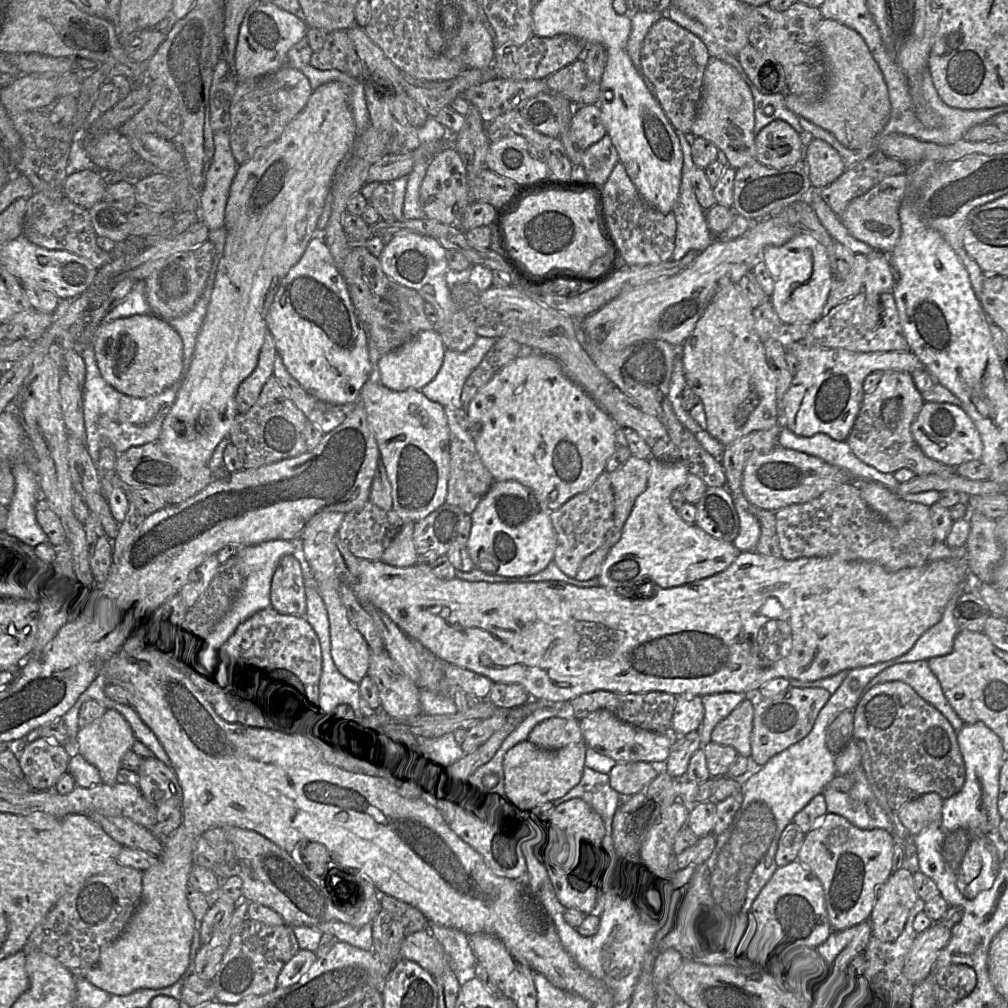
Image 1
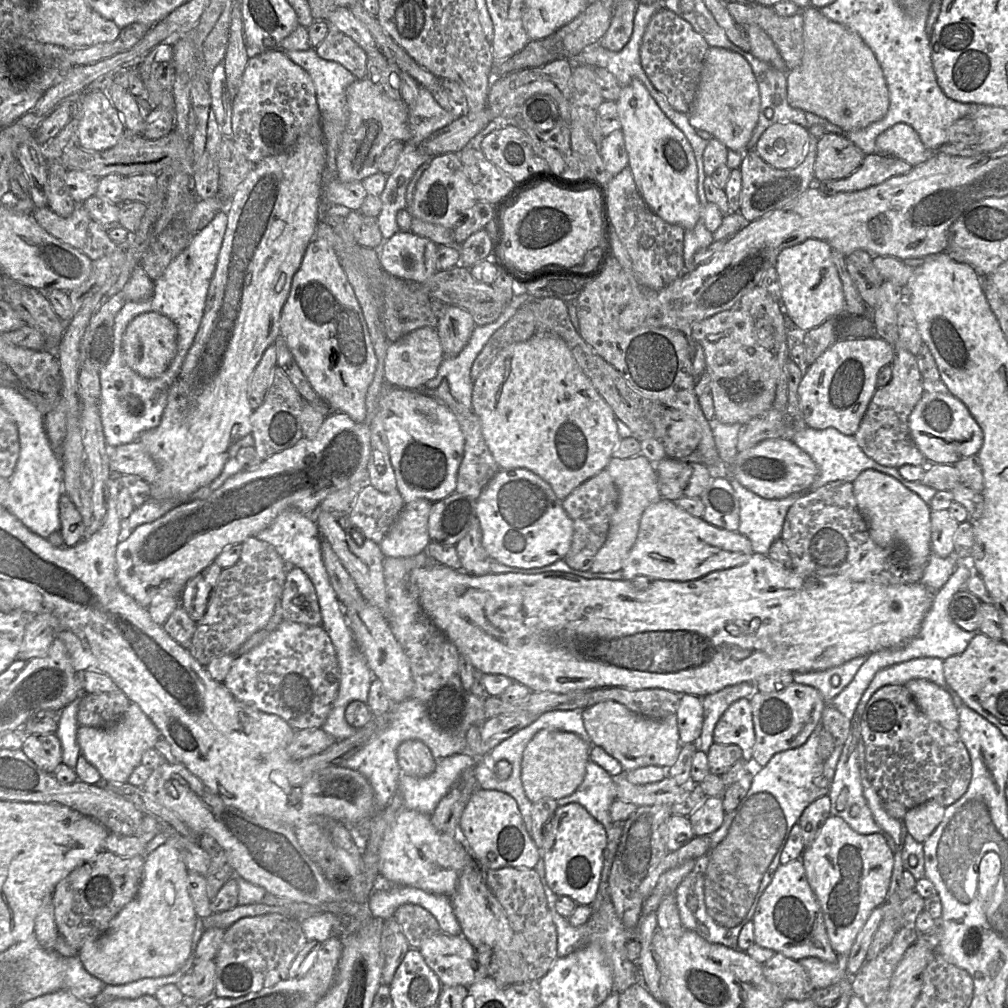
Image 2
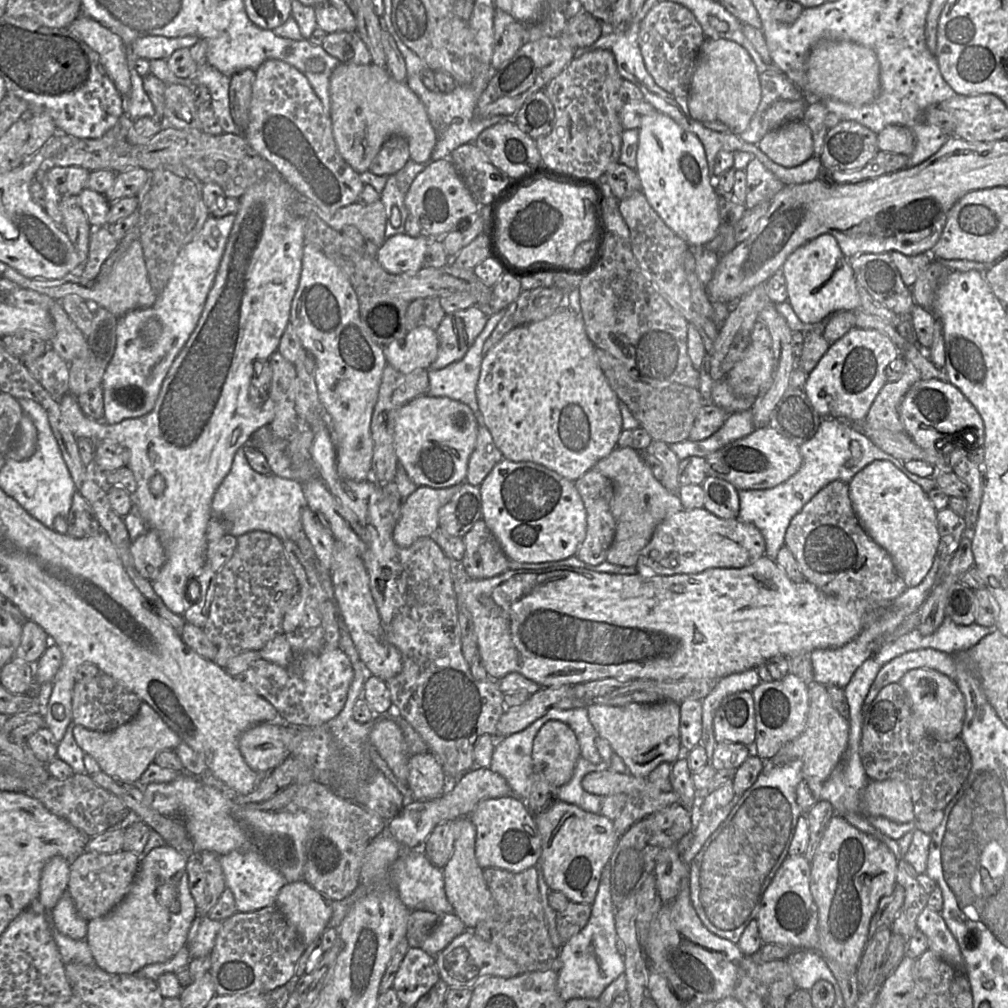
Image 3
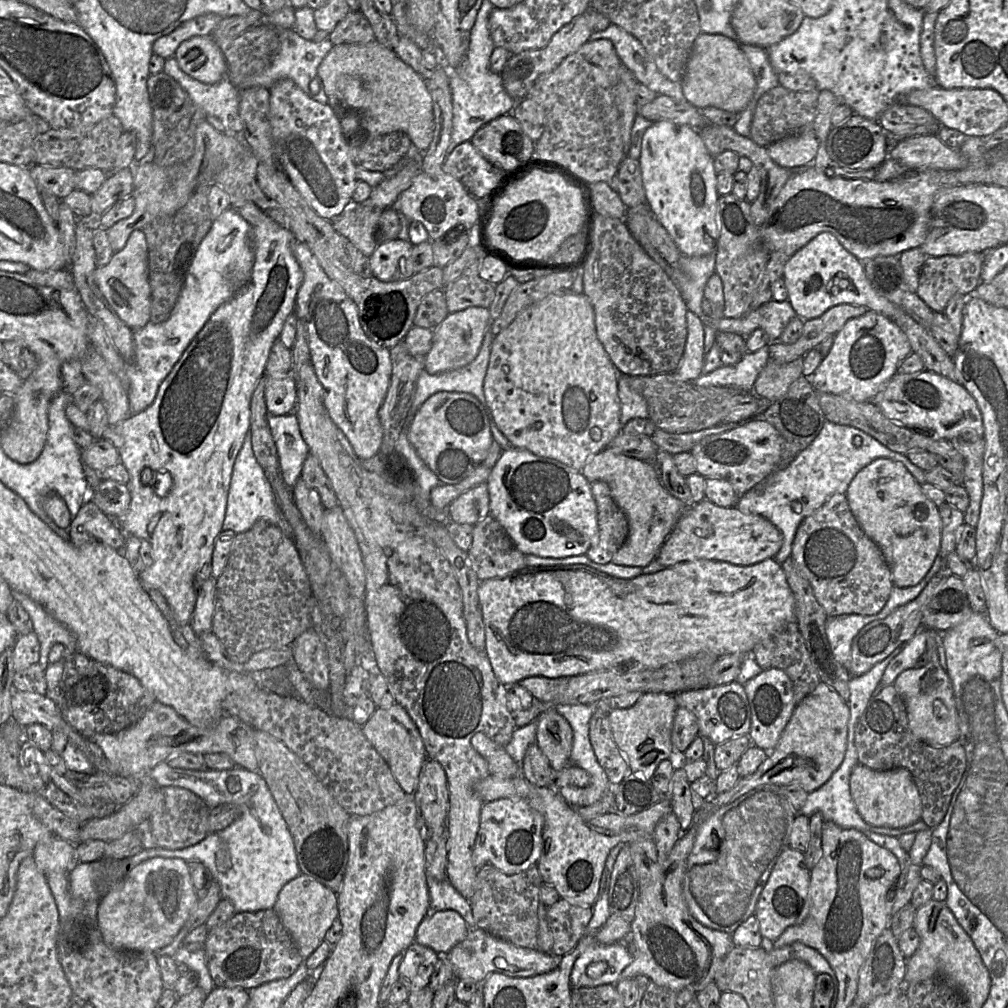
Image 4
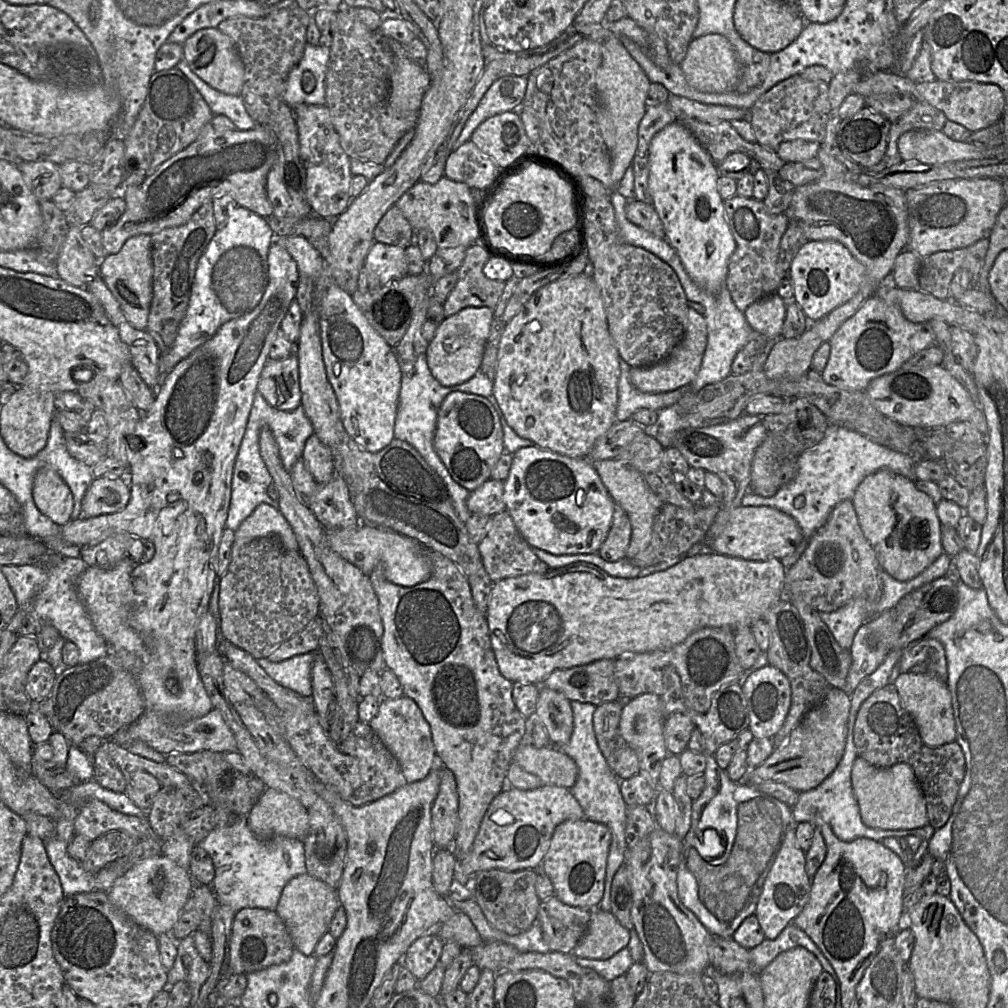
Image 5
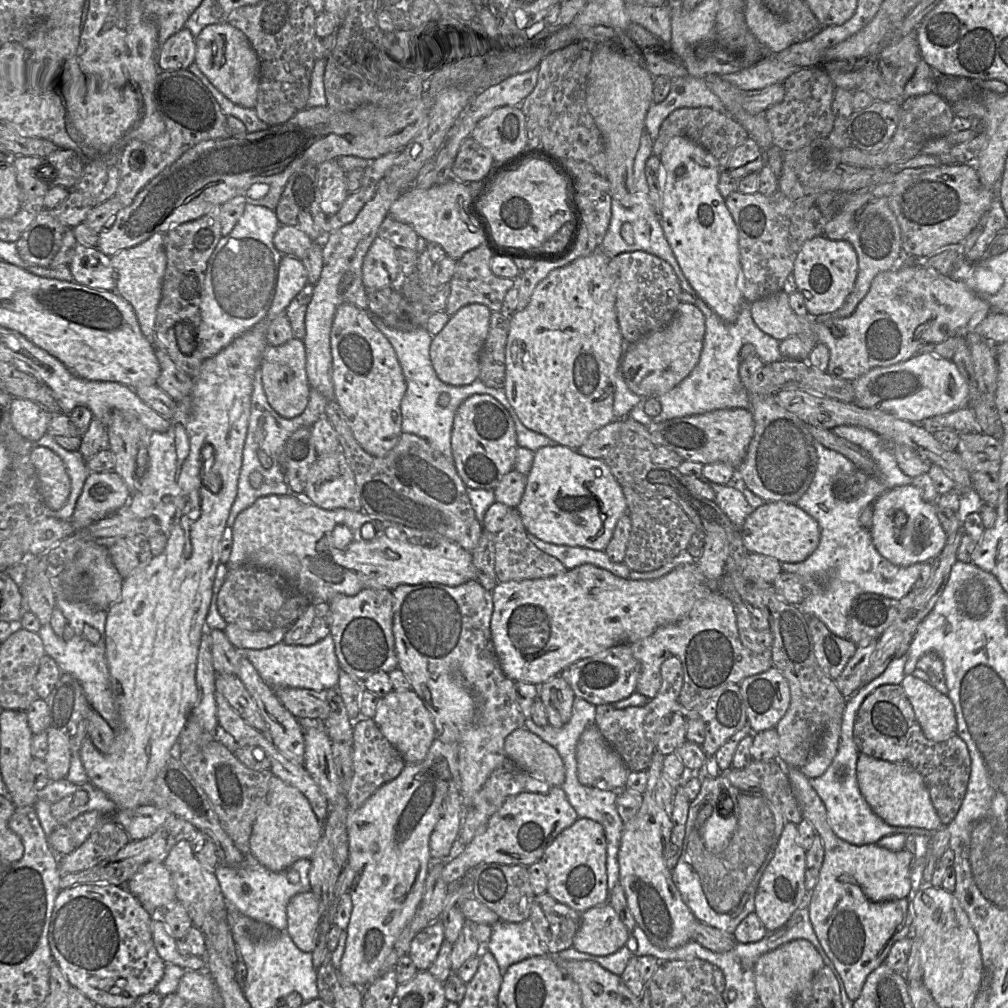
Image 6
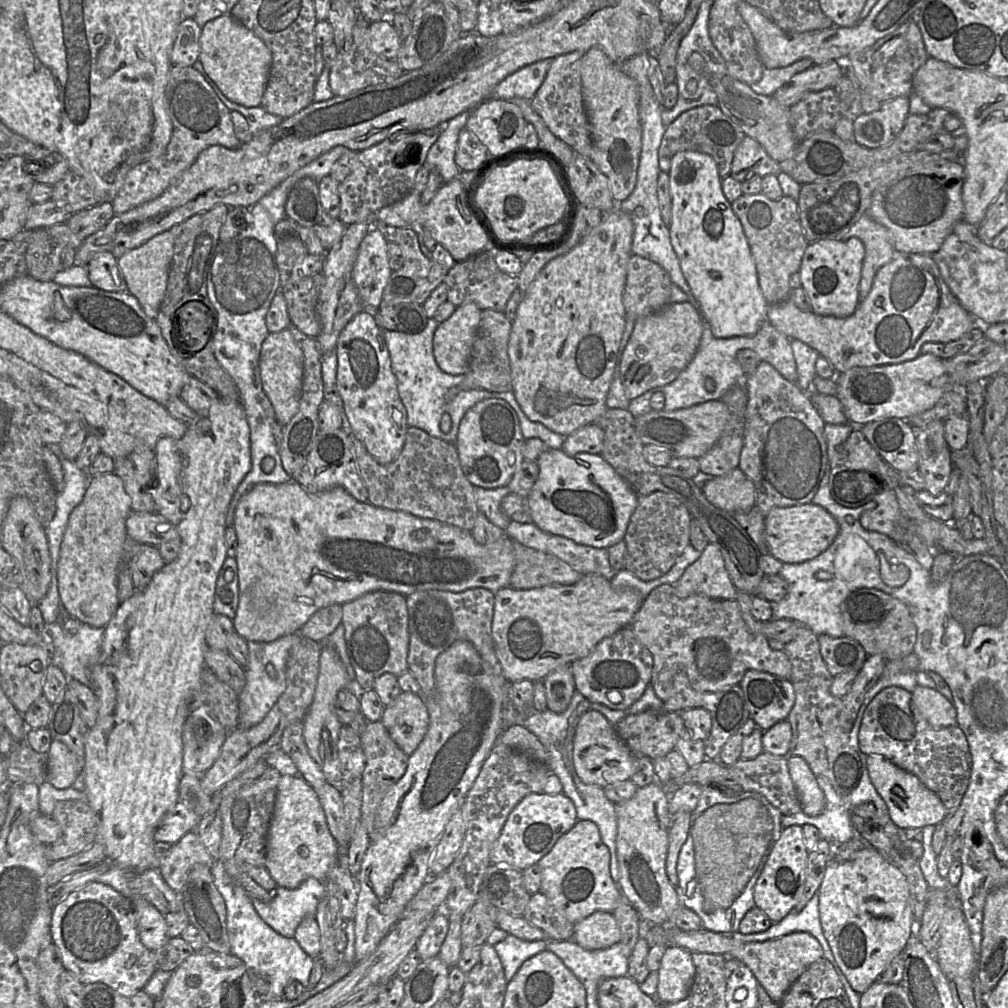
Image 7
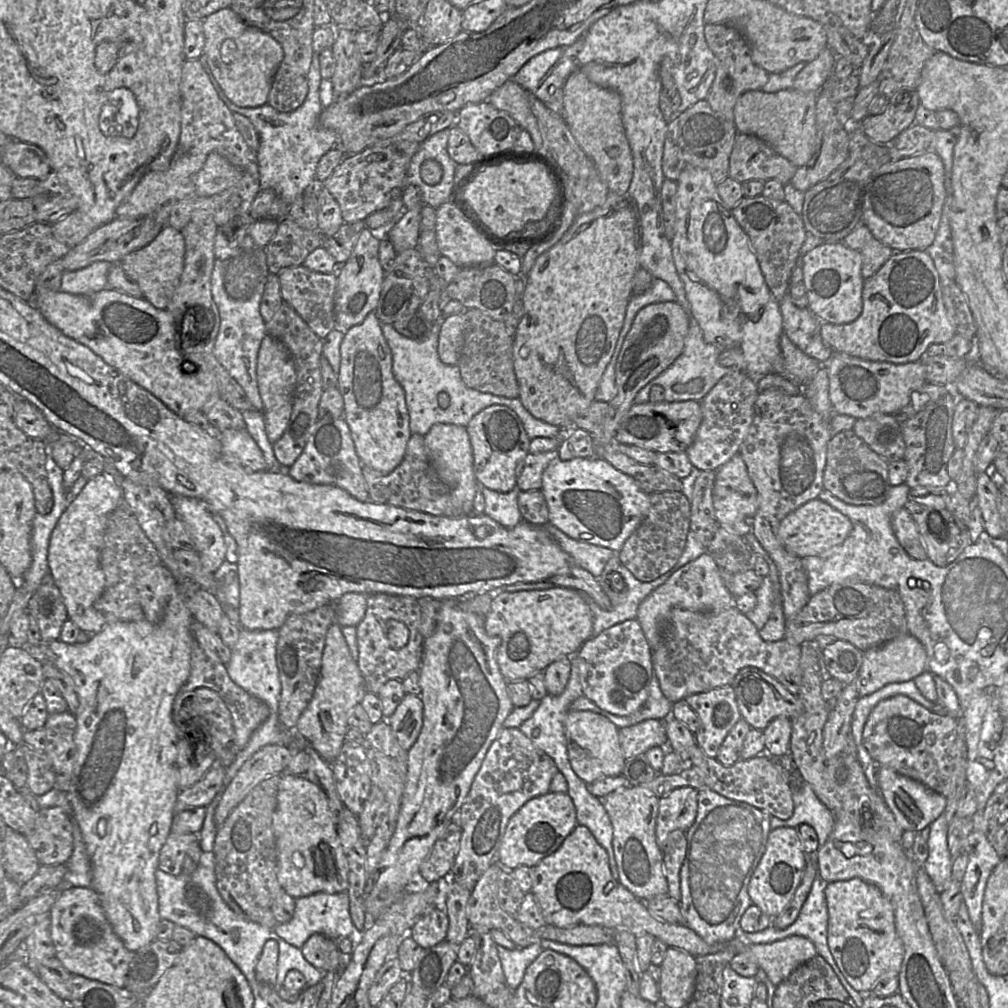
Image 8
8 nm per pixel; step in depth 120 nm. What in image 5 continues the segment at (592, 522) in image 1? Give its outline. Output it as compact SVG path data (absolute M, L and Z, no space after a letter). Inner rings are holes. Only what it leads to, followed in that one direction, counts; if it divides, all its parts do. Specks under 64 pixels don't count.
M615 504L611 528L598 554L607 562L622 560L630 543L632 527L627 513Z

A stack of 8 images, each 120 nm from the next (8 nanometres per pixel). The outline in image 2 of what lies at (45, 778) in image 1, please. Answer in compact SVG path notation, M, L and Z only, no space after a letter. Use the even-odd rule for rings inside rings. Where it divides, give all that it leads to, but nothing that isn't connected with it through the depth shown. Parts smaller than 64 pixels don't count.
M56 733L26 735L21 750L38 768L49 774L62 763L62 747Z

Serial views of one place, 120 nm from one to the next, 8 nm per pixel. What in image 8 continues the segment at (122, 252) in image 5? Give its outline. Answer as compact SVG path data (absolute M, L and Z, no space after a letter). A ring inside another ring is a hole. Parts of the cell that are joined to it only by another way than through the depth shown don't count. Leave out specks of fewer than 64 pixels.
M164 226L152 242L127 254L120 265L127 276L139 285L143 298L157 309L166 309L183 272L184 254L185 241L181 232Z

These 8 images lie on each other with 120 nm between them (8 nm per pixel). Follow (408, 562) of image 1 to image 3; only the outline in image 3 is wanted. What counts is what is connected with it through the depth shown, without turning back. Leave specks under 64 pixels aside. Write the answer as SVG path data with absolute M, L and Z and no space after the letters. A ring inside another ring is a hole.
M461 484L448 488L418 487L401 505L393 540L401 548L438 531L438 512L458 492Z

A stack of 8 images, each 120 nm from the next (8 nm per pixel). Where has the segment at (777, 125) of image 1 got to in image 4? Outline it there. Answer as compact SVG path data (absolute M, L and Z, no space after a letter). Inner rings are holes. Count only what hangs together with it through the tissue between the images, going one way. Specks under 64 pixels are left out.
M814 132L790 135L766 147L773 161L788 169L804 166L815 159L818 148Z

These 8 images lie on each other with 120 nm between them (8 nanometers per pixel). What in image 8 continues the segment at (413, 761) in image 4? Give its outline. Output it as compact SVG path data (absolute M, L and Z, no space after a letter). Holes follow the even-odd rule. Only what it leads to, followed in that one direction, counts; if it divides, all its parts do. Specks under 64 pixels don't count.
M405 694L394 713L384 719L390 725L397 741L410 750L423 726L423 702L419 696Z

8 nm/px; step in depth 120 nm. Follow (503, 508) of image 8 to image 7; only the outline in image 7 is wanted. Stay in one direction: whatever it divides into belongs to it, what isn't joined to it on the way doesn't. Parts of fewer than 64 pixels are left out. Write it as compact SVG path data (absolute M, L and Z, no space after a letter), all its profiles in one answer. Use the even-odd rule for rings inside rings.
M474 486L474 497L478 510L486 515L494 525L506 531L511 519L501 508L501 502L505 496L510 494L507 486L493 489Z

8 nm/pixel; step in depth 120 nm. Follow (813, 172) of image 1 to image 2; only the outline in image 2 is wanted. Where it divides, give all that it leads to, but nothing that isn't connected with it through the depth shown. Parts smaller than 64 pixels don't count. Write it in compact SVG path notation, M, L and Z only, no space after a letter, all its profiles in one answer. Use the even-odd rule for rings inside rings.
M825 133L817 142L814 178L818 182L842 179L855 172L865 154L849 139Z

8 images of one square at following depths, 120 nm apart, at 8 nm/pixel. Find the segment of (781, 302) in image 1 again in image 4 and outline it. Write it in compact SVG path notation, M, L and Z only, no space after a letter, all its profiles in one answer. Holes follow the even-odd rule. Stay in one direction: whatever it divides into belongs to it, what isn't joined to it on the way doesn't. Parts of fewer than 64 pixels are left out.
M829 232L818 234L791 256L784 267L783 278L788 300L797 316L803 320L818 318L828 309L840 304L865 306L890 319L897 318L897 312L904 312L873 289L865 275L863 263Z

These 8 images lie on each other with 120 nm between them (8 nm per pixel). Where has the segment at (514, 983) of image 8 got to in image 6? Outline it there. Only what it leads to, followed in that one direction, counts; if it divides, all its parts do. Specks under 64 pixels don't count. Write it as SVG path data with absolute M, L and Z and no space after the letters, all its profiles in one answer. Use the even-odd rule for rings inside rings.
M530 920L495 922L491 925L490 940L484 947L493 954L502 974L513 964L549 954Z

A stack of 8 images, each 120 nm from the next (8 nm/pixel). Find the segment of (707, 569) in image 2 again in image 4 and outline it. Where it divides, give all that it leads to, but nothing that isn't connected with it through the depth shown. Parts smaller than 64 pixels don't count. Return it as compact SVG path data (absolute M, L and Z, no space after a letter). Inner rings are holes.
M704 498L688 507L677 521L656 560L665 568L698 559L753 565L774 558L782 544L781 531L763 516L744 514L737 507L720 507Z

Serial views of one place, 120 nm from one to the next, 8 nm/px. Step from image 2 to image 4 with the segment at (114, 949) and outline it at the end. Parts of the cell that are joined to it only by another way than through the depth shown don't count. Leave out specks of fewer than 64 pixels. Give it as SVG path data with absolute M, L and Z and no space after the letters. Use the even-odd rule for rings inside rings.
M157 856L133 867L100 899L96 921L110 948L158 952L173 941L198 899L187 862L181 858Z

